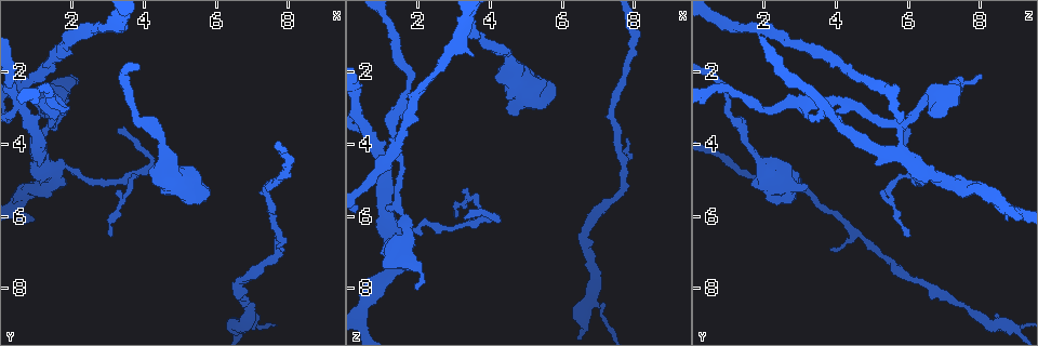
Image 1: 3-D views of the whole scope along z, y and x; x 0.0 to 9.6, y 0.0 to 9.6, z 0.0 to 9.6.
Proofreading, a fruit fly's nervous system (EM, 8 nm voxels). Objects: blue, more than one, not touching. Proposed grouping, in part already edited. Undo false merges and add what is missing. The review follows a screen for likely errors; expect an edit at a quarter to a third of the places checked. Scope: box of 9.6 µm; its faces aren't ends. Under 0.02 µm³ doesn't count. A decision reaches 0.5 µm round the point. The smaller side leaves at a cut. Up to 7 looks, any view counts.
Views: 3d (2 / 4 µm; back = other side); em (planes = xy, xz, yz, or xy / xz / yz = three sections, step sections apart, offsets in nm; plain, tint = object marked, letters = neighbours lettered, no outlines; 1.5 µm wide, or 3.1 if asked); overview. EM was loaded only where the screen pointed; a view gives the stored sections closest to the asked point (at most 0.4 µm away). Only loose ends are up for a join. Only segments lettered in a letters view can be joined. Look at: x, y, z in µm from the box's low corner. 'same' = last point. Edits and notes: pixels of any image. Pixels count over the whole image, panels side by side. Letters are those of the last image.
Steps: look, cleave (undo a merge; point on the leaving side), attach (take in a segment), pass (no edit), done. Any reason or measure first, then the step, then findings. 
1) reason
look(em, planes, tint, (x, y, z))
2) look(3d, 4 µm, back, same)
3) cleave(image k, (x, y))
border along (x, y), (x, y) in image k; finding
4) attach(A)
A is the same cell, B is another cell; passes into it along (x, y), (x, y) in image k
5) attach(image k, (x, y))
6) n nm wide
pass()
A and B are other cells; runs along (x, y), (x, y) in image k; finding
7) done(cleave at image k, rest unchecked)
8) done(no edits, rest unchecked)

an open end
look(3d, 4 µm, (4.65, 5.10, 3.20))

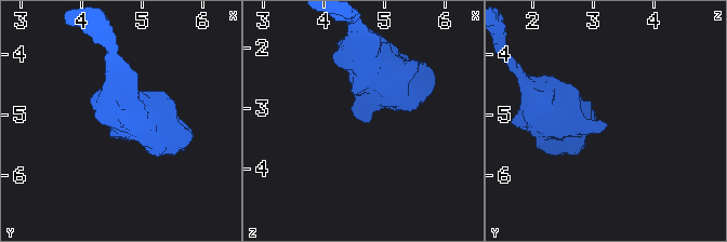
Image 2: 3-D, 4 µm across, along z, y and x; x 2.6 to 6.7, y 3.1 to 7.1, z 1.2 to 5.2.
need the tissue
look(em, yz, step 8, plain, (4.65, 5.15, 3.25))

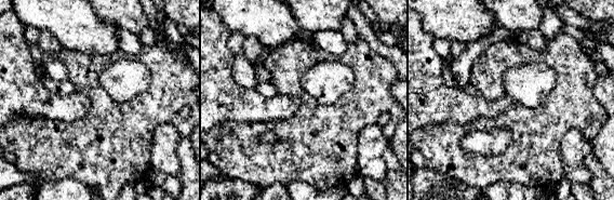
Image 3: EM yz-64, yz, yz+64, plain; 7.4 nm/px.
see the neighbours
look(em, yz, step 8, letters, same)

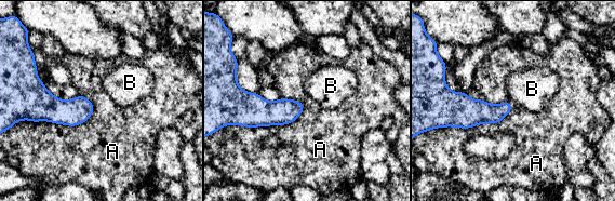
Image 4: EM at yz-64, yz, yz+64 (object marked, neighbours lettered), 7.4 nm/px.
attach(image 4, (532, 89))
B is the same cell, A is another cell; passes into it along (478, 111), (510, 104), (532, 89) in image 4; the neuron continues

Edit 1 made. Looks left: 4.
arms part here
look(em, xz, step 4, tint, (1.45, 3.45, 5.80))

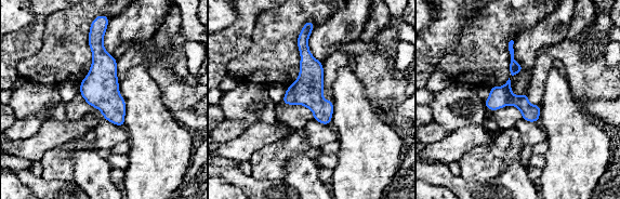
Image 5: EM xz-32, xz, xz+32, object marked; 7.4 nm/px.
look(em, planes, letters, same)

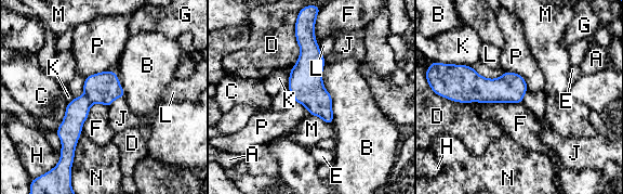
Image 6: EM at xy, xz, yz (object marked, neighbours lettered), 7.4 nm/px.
B touches over 460 nm
cleave(image 6, (104, 88))
A, B, C, D, E, F, G, H, J, K, L, M, N and P are other cells; border along (84, 94), (92, 103) in image 6; a second neuron is stuck on

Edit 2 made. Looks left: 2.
done(attach at image 4, cleave at image 6, rest unchecked)

